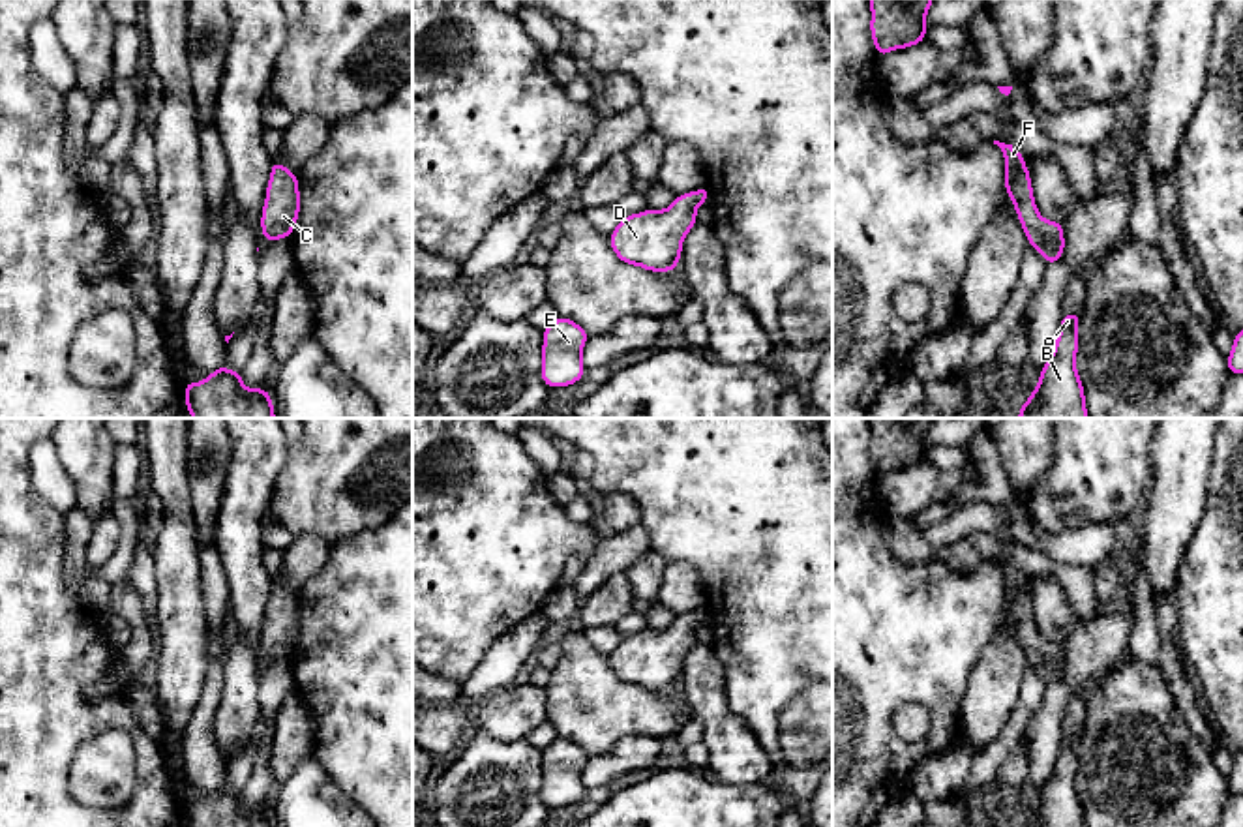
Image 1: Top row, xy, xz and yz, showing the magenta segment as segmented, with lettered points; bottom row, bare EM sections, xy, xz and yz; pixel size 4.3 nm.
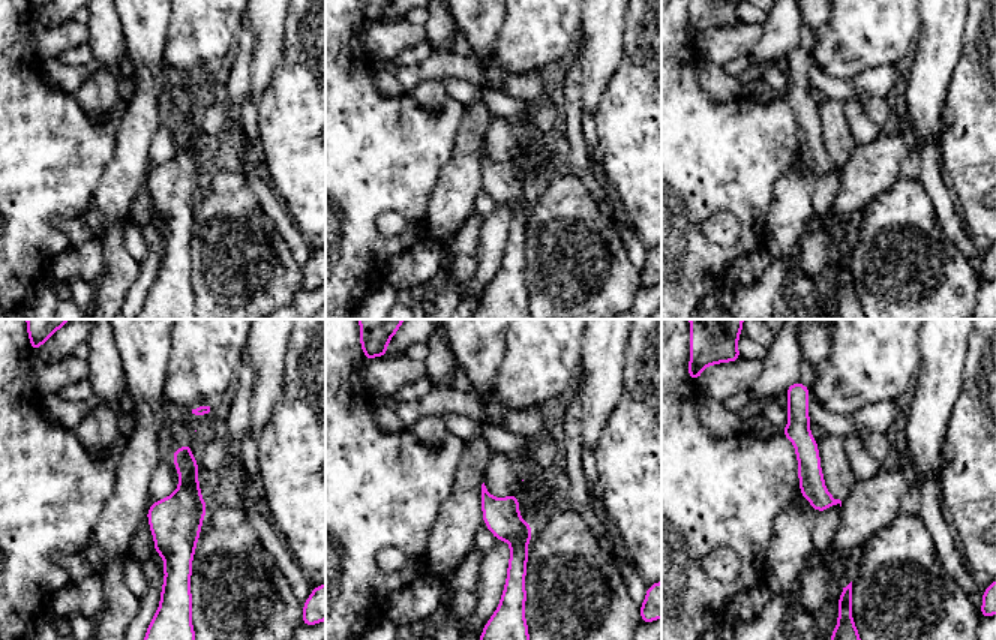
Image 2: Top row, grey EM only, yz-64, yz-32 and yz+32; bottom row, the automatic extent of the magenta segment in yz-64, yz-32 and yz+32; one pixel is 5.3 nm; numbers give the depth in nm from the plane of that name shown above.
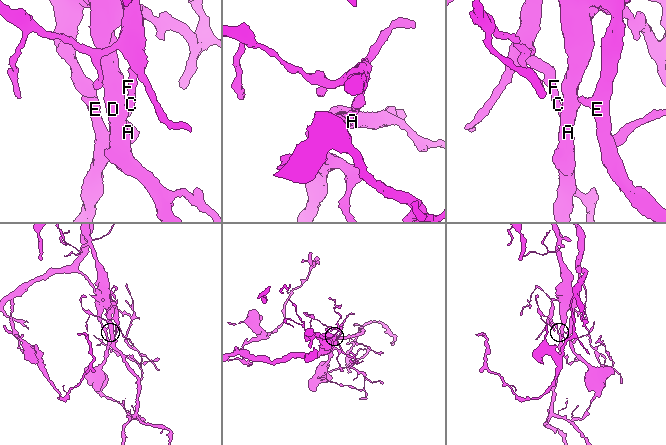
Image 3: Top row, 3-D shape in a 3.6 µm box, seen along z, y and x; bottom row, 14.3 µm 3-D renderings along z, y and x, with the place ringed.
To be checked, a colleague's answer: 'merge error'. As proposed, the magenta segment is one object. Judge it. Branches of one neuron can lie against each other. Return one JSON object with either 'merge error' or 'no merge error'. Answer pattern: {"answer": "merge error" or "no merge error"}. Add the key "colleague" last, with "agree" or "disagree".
{"answer": "no merge error", "colleague": "disagree"}

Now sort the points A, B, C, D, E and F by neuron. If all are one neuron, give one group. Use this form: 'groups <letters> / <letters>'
groups A B C D E F

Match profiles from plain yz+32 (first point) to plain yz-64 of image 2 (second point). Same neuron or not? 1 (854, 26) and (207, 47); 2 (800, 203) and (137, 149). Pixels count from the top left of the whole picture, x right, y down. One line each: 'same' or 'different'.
1: same
2: same

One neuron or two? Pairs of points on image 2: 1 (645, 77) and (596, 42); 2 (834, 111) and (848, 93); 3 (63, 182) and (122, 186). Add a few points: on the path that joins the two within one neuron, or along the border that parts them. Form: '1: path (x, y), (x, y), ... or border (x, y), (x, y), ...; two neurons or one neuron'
1: border (624, 26), (623, 59), (605, 92); two neurons
2: border (831, 98), (843, 101); two neurons
3: border (114, 153), (92, 200); two neurons

